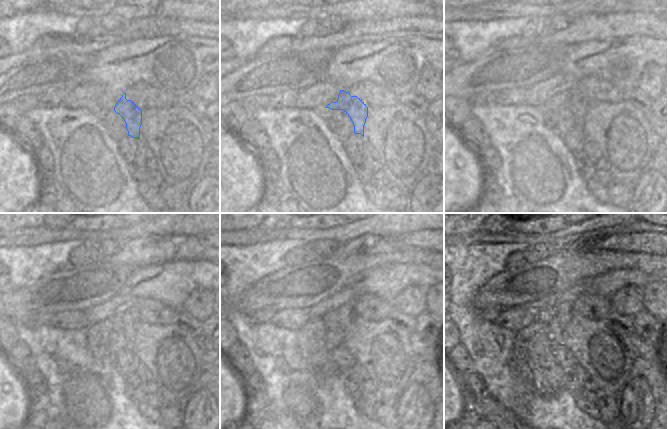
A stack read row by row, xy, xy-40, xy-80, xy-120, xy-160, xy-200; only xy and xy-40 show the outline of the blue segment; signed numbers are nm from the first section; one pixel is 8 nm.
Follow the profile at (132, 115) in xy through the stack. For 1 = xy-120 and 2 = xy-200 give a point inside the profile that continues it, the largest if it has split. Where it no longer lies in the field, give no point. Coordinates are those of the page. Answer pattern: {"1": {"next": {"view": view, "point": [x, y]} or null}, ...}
{"1": {"next": {"view": "xy-120", "point": [127, 322]}}, "2": {"next": {"view": "xy-200", "point": [565, 310]}}}

